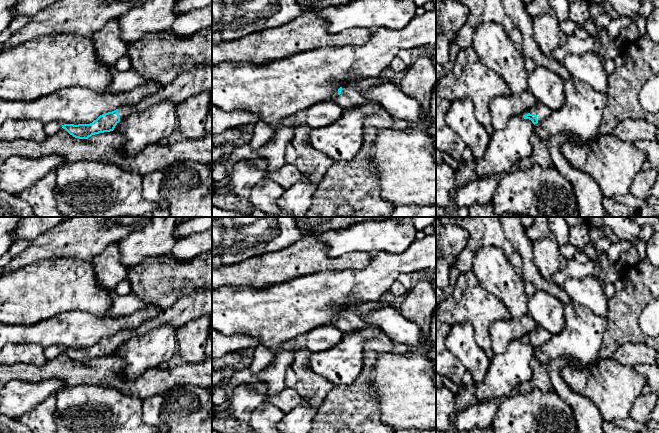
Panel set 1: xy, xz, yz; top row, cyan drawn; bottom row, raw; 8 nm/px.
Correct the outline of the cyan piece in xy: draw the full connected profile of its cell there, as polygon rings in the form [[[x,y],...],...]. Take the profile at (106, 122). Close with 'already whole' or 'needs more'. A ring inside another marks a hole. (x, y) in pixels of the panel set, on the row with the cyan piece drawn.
[[[197,66],[180,74],[171,83],[156,87],[152,94],[136,105],[123,105],[112,112],[100,115],[90,124],[64,124],[62,128],[75,138],[88,139],[95,134],[113,131],[121,120],[132,113],[146,111],[158,102],[168,100],[178,104],[202,92],[212,93],[212,69]]]; needs more

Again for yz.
[[[538,103],[534,108],[529,110],[529,113],[524,115],[524,119],[529,119],[535,125],[551,115],[551,110],[543,103]]]; needs more

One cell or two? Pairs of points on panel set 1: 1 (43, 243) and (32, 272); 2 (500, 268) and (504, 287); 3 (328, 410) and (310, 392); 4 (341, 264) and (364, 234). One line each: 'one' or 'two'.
1: two
2: one
3: two
4: two

